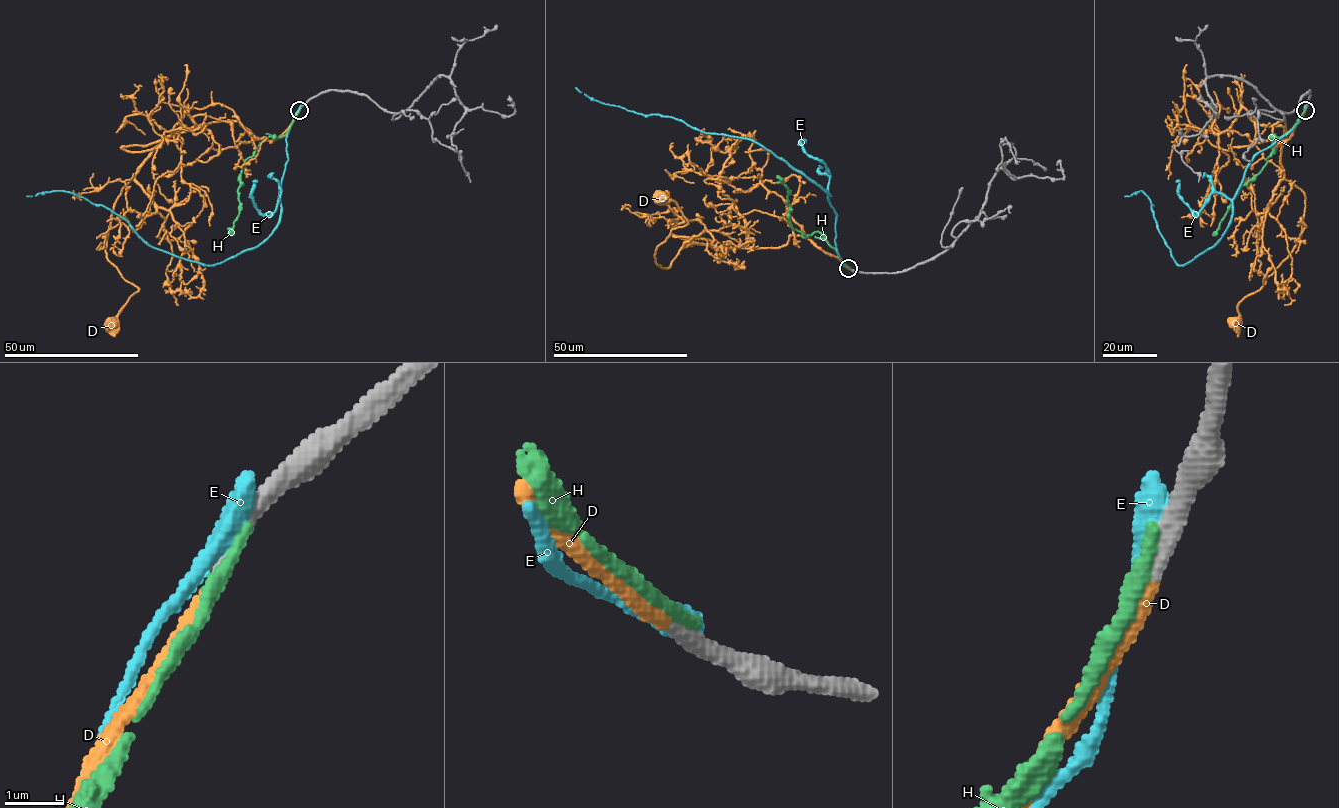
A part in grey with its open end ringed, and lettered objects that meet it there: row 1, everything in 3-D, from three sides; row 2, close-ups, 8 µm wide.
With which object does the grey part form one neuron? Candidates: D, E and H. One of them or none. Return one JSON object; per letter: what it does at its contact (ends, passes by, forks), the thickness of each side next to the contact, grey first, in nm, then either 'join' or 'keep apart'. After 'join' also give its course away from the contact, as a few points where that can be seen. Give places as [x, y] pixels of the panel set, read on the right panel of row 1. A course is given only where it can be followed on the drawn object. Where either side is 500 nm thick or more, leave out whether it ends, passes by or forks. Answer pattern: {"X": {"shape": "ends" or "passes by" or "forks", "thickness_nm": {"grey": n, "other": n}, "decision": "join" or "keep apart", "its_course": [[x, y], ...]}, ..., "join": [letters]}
{"D": {"shape": "ends", "thickness_nm": {"grey": 280, "other": 280}, "decision": "join", "its_course": [[1305, 110], [1286, 141], [1272, 126], [1285, 122], [1280, 166], [1303, 192], [1301, 236], [1239, 304], [1236, 324]]}, "E": {"thickness_nm": {"grey": 380, "other": 500}, "decision": "keep apart"}, "H": {"shape": "ends", "thickness_nm": {"grey": 320, "other": 280}, "decision": "keep apart"}, "join": ["D"]}

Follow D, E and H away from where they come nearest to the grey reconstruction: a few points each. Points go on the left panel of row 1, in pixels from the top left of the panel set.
D: (300, 110), (269, 141), (232, 120), (163, 140), (114, 207), (107, 259), (139, 289), (112, 324)
E: (300, 108), (285, 139), (277, 226), (257, 246), (219, 263), (153, 248), (123, 218), (69, 192), (27, 197)
H: (300, 109), (284, 135), (265, 139), (245, 161), (238, 189), (240, 212), (228, 235)

